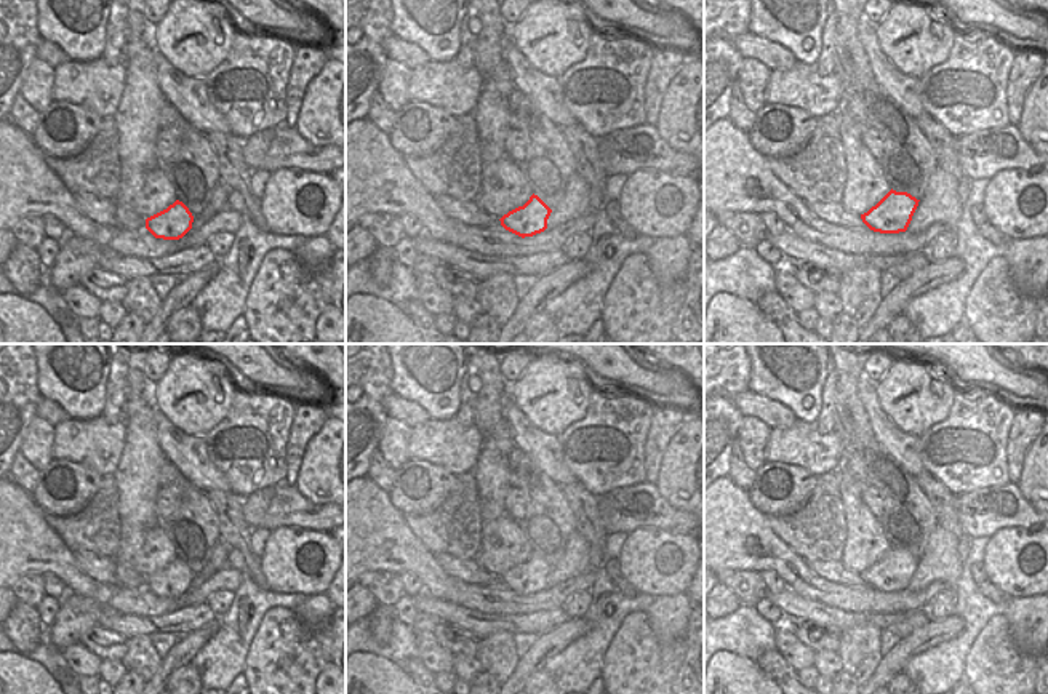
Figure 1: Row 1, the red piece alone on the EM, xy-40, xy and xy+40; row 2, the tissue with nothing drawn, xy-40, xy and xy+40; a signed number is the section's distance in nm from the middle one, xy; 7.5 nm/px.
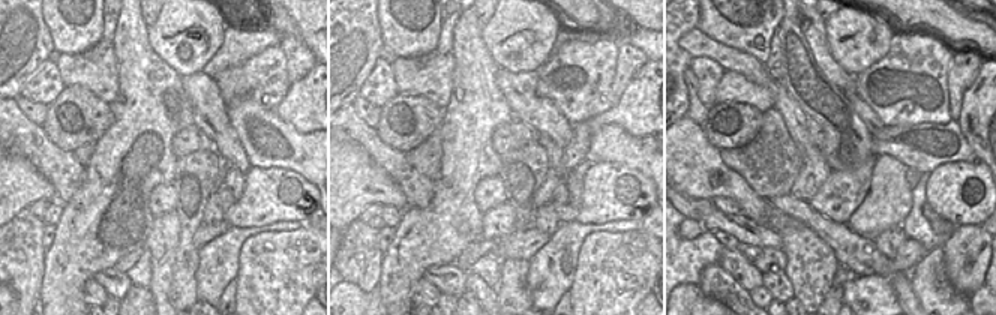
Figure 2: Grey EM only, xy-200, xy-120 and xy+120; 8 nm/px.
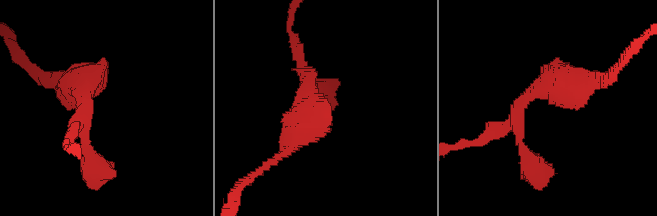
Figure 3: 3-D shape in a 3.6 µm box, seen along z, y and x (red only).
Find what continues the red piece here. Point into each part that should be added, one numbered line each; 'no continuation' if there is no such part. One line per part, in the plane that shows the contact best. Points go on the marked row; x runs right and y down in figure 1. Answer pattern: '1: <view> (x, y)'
no continuation

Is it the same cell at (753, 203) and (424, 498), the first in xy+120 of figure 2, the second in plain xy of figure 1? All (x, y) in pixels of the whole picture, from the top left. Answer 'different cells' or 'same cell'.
different cells

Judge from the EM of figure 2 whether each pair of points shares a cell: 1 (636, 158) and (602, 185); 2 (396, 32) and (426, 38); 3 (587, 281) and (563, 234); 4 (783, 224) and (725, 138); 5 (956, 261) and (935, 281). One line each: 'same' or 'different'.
1: different
2: same
3: different
4: different
5: different

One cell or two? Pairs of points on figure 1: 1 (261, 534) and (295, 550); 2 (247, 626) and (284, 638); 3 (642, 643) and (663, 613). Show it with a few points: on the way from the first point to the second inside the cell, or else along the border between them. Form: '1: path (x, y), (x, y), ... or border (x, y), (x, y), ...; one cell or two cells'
1: border (271, 531), (260, 557); two cells
2: border (287, 606), (271, 606), (266, 611), (244, 664); two cells
3: border (644, 611), (653, 634), (664, 645), (684, 638); two cells

